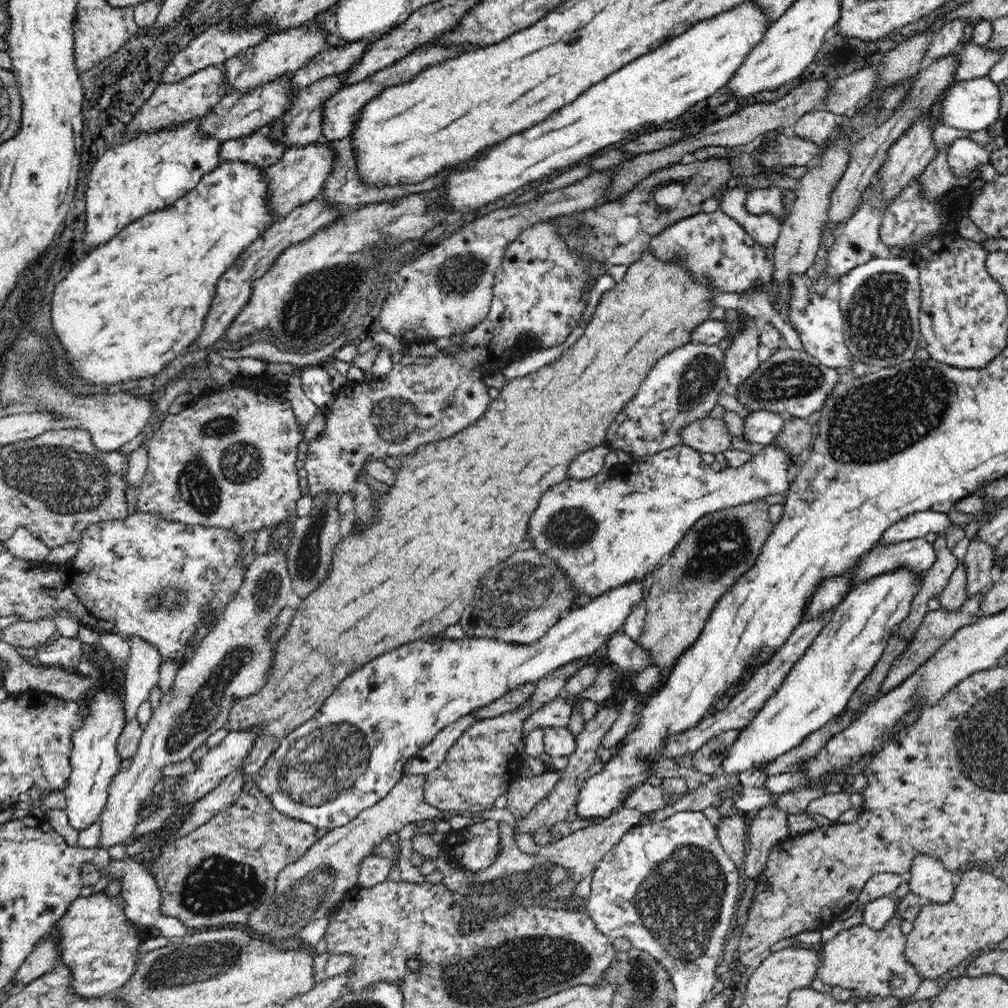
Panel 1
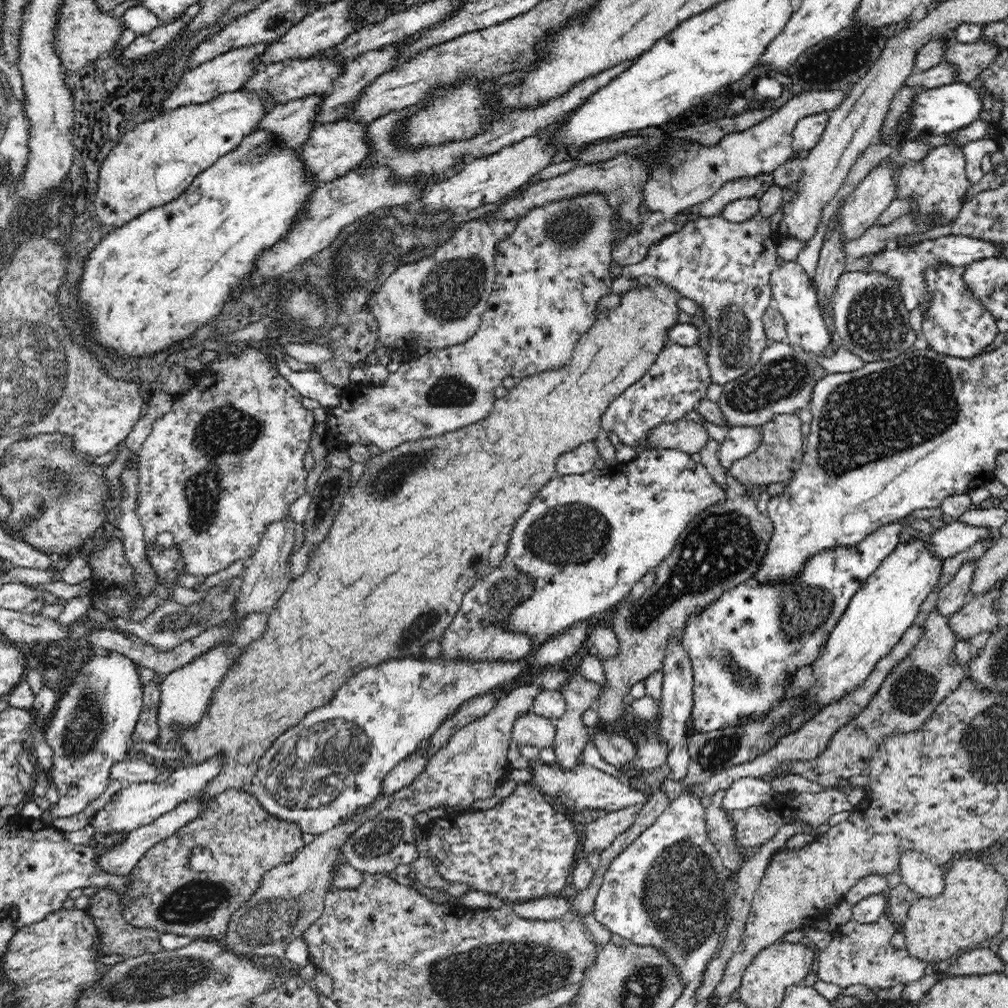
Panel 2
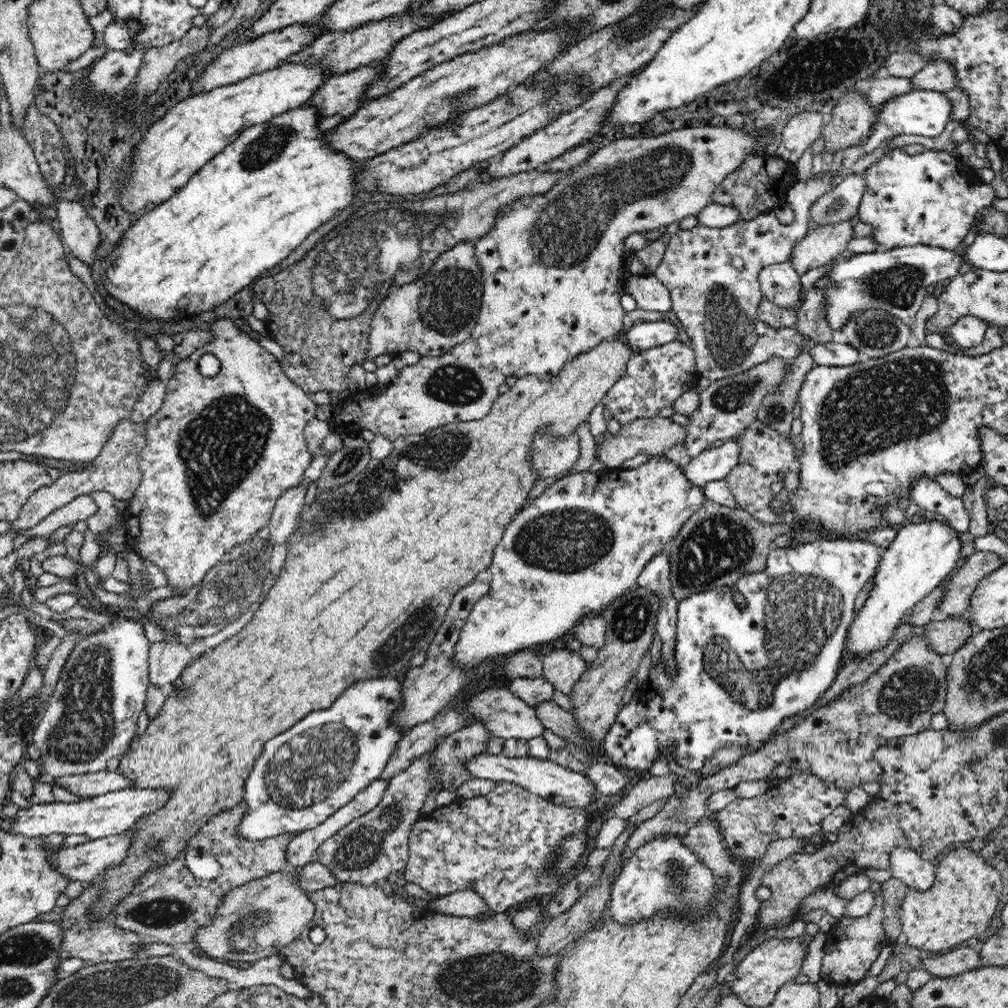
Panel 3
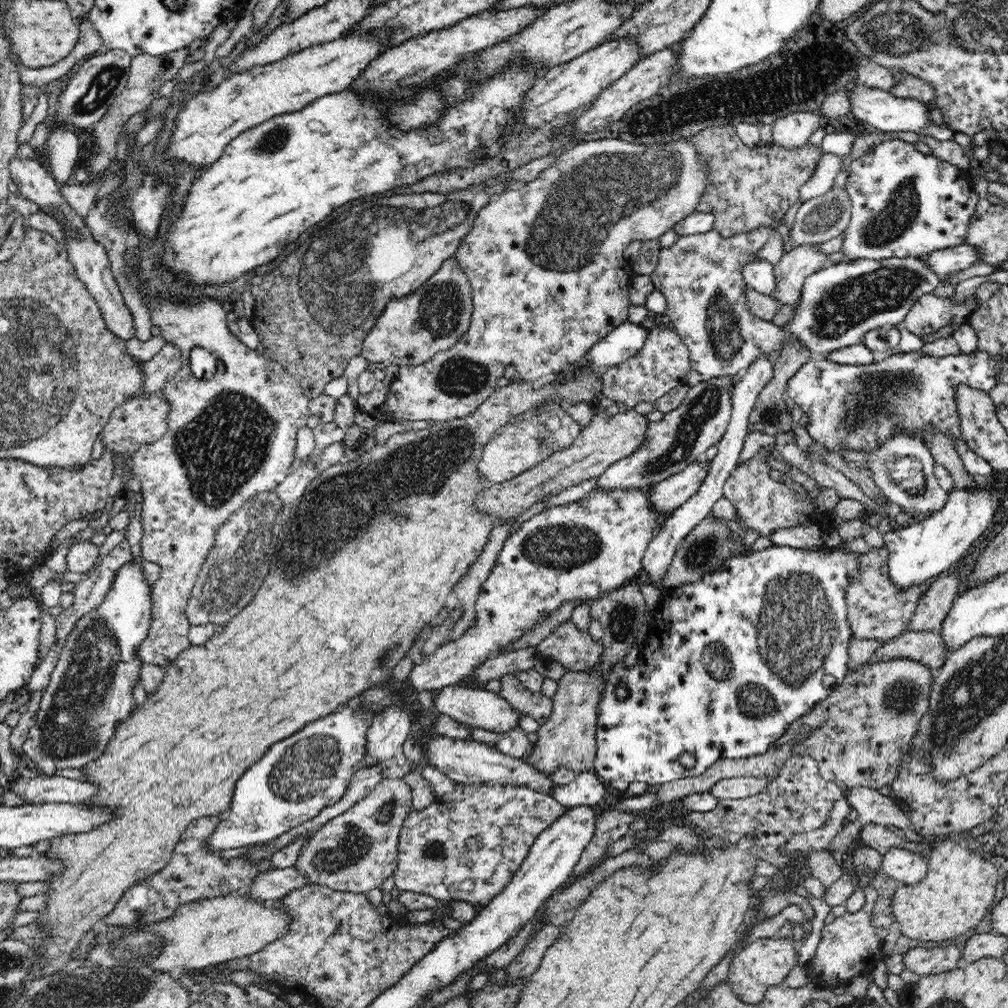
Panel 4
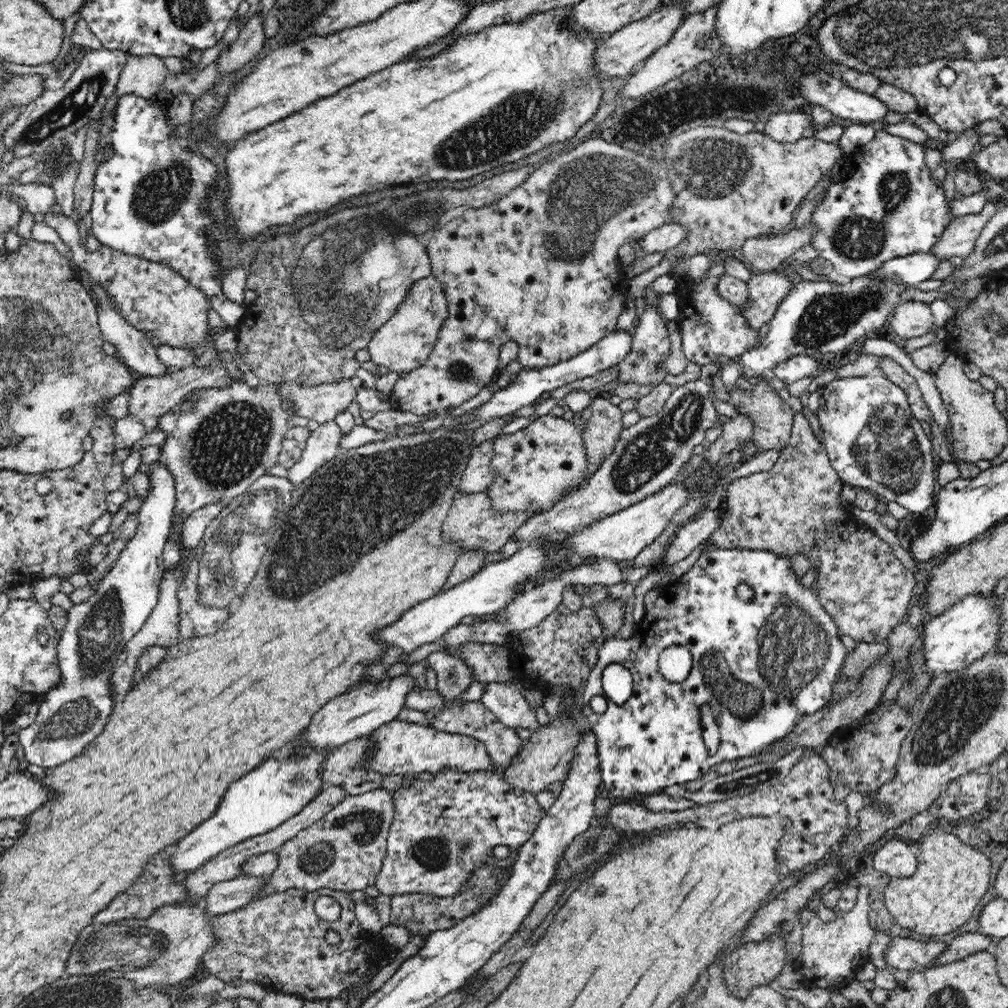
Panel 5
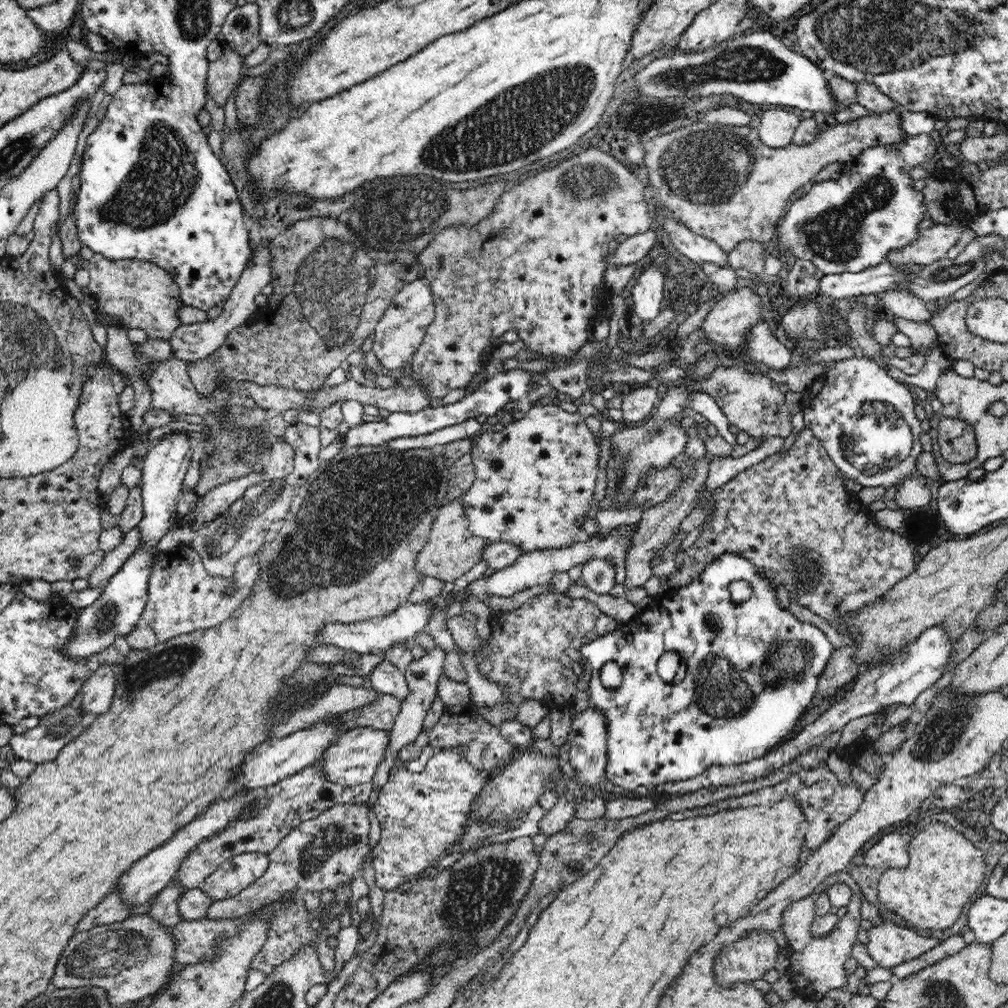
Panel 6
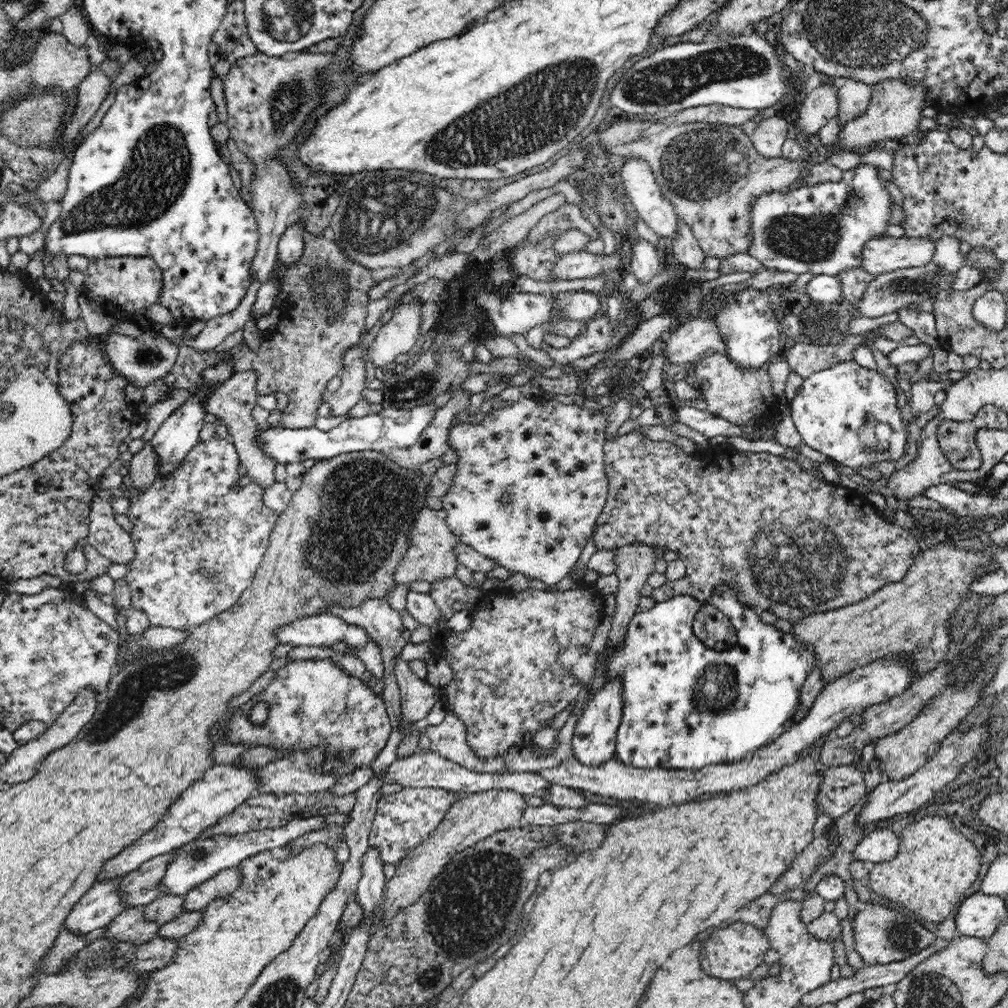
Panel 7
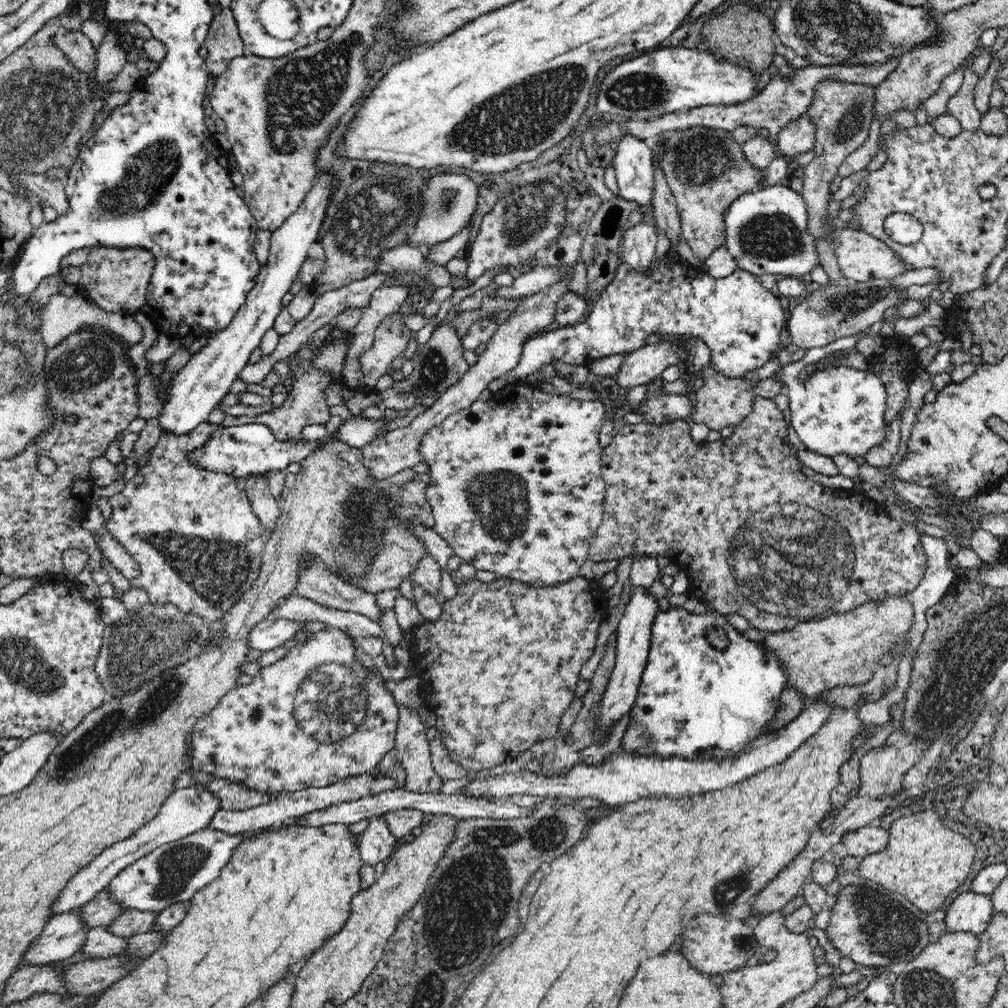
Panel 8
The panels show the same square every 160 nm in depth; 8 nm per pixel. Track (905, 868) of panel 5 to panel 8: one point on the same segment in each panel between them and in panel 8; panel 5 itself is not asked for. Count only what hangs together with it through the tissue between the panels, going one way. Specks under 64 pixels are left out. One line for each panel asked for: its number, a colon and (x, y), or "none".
6: (890, 851)
7: (882, 845)
8: (872, 839)

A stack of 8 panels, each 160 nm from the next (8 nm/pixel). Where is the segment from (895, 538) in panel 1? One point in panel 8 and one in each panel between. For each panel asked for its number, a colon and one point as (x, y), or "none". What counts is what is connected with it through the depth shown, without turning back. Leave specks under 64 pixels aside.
2: (742, 647)
3: (740, 670)
4: (712, 679)
5: (762, 665)
6: (753, 668)
7: (686, 706)
8: (697, 702)

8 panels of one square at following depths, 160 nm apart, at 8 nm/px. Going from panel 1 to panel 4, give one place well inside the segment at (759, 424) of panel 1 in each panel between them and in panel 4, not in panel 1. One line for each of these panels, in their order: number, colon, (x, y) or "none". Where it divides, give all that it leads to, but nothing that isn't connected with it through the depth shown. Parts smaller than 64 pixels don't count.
2: (740, 440)
3: (713, 464)
4: (669, 494)

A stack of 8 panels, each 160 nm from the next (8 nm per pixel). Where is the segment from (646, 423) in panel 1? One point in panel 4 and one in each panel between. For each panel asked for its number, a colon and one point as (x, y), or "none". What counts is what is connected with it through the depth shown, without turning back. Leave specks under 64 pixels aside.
2: (679, 380)
3: (656, 377)
4: (663, 363)

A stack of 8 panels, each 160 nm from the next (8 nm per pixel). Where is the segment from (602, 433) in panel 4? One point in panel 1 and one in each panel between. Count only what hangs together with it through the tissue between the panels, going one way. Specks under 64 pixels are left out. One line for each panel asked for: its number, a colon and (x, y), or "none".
1: (710, 435)
2: (686, 435)
3: (652, 436)

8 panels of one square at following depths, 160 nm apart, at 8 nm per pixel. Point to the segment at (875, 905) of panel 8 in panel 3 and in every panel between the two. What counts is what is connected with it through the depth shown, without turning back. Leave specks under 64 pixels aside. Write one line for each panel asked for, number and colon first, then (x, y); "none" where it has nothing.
3: (960, 960)
4: (923, 961)
5: (904, 953)
6: (889, 945)
7: (881, 936)

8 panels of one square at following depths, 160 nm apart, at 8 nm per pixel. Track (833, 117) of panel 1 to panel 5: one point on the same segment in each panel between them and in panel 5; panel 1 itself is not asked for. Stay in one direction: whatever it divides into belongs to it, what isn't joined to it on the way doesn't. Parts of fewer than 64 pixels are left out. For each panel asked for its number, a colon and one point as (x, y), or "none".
2: (808, 131)
3: (803, 129)
4: (792, 131)
5: (788, 127)

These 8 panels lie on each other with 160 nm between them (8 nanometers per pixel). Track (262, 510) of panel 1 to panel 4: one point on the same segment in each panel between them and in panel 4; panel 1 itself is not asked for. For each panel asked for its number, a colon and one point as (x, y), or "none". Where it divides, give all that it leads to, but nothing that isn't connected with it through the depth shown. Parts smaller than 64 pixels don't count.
2: (225, 463)
3: (220, 452)
4: (231, 438)

